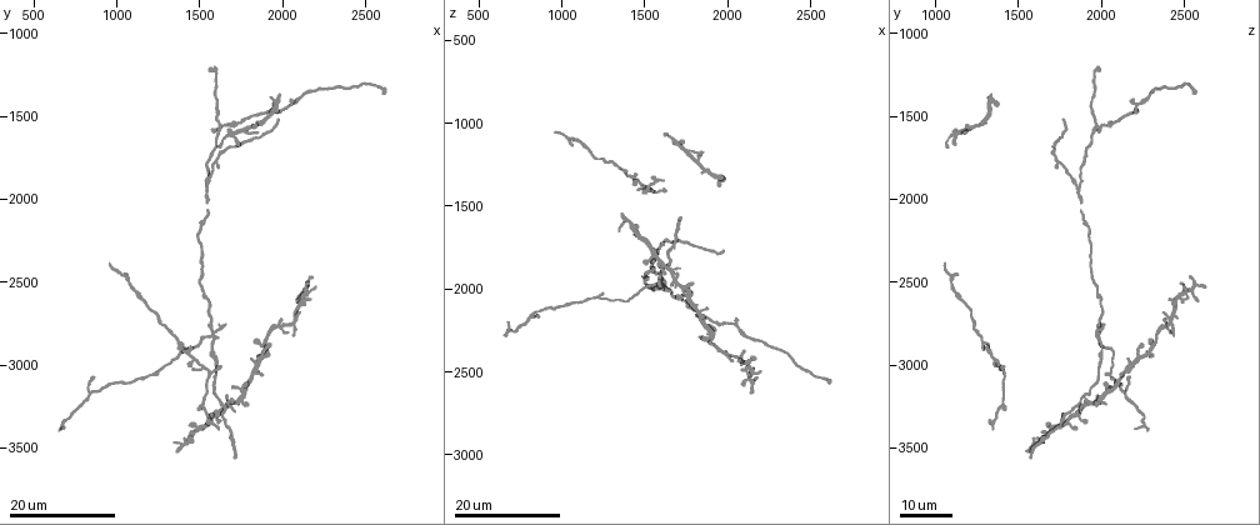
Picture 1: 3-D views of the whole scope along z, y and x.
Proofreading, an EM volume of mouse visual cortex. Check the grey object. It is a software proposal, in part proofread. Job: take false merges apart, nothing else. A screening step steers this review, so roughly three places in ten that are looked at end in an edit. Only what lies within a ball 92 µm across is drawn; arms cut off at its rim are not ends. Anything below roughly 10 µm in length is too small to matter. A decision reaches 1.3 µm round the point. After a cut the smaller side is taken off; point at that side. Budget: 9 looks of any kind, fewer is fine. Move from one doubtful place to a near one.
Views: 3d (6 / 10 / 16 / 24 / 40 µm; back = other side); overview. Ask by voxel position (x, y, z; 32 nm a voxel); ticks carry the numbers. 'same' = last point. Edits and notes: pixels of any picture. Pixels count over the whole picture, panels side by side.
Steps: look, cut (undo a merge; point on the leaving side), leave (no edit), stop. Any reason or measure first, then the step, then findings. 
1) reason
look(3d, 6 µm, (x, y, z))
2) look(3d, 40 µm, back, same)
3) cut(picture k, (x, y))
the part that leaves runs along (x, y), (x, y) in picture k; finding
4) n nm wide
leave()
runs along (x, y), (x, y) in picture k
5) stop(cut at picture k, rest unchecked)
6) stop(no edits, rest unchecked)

three-way junction
look(3d, 24 µm, (2080, 1400, 2220))

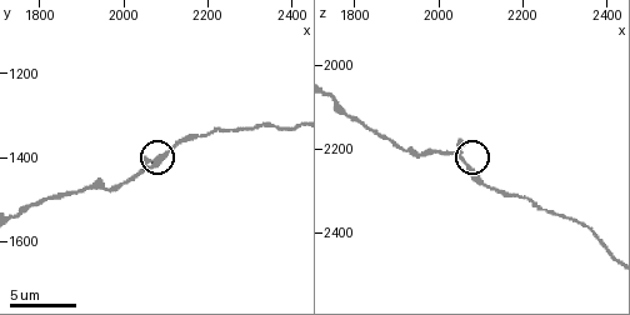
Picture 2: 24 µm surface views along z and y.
look(3d, 10 µm, (2060, 1420, 2240))

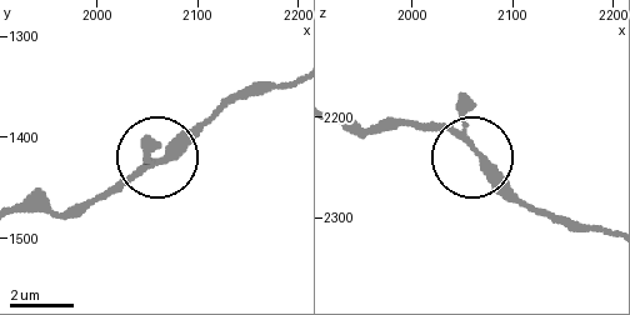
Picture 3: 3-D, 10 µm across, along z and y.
210 nm wide
leave()
one cell here

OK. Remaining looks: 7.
four-way junction
look(3d, 16 µm, (1620, 1560, 1980))

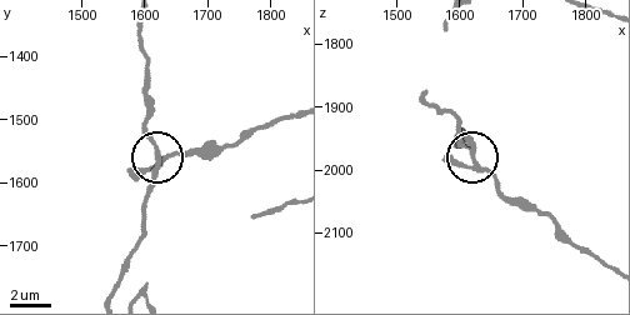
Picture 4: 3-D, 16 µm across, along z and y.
look(3d, 6 µm, (1620, 1560, 1970))

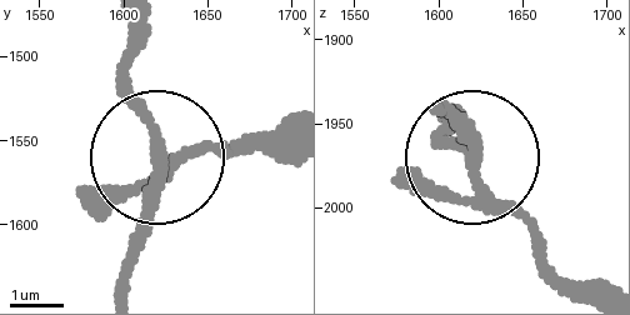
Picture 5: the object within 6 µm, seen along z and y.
4 arms
leave()
all the same cell

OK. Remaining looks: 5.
three-way junction
look(3d, 16 µm, (1540, 1940, 1860))

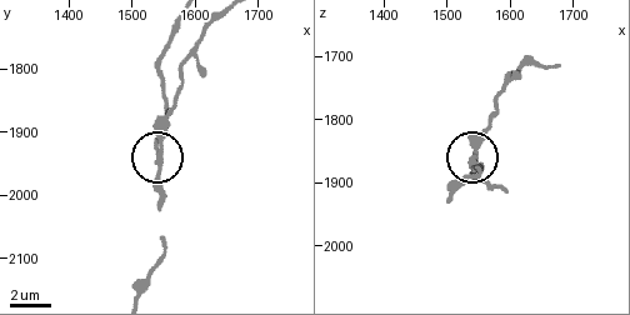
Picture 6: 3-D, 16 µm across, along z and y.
closer look
look(3d, 6 µm, same)

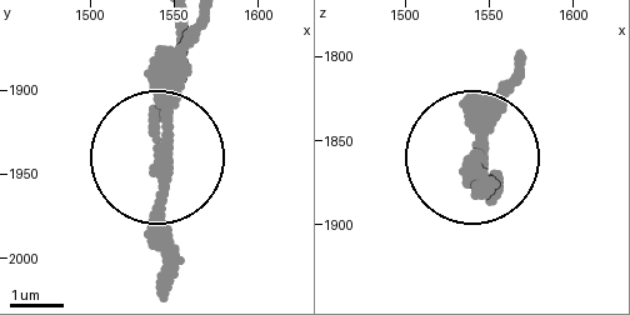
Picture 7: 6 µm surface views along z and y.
cut(picture 7, (170, 86))
the part that leaves runs along (174, 159), (174, 56), (188, 29) in picture 7; a second cell is stuck on

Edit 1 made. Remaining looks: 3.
sudden change in width
look(3d, 16 µm, (1560, 3060, 1420))

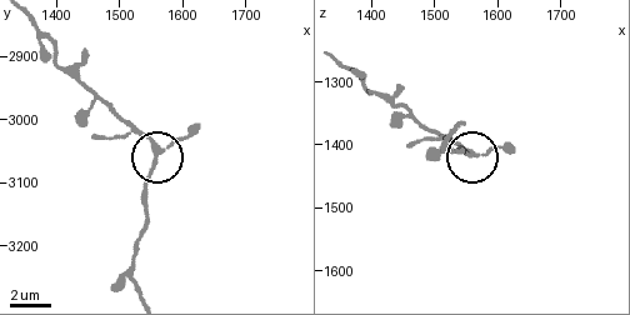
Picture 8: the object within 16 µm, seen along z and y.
zoom in
look(3d, 10 µm, (1555, 3055, 1415))

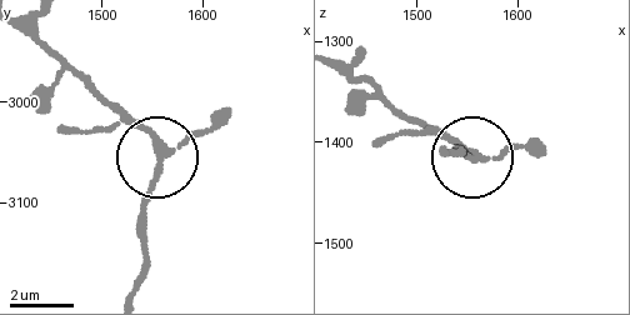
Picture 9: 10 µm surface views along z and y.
190 nm wide
leave()
all the same cell

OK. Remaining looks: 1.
stop(cut at picture 7, rest unchecked)

